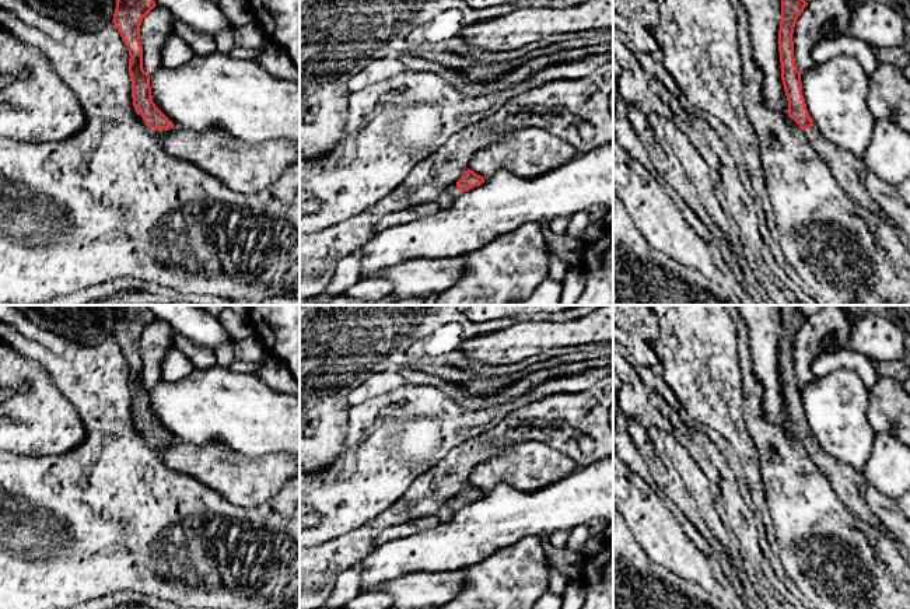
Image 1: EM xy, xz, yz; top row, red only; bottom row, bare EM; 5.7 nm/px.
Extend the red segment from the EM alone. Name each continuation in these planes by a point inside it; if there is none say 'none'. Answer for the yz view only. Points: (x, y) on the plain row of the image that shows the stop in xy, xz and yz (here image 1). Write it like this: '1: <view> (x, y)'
1: yz (849, 483)

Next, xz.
1: xz (451, 506)

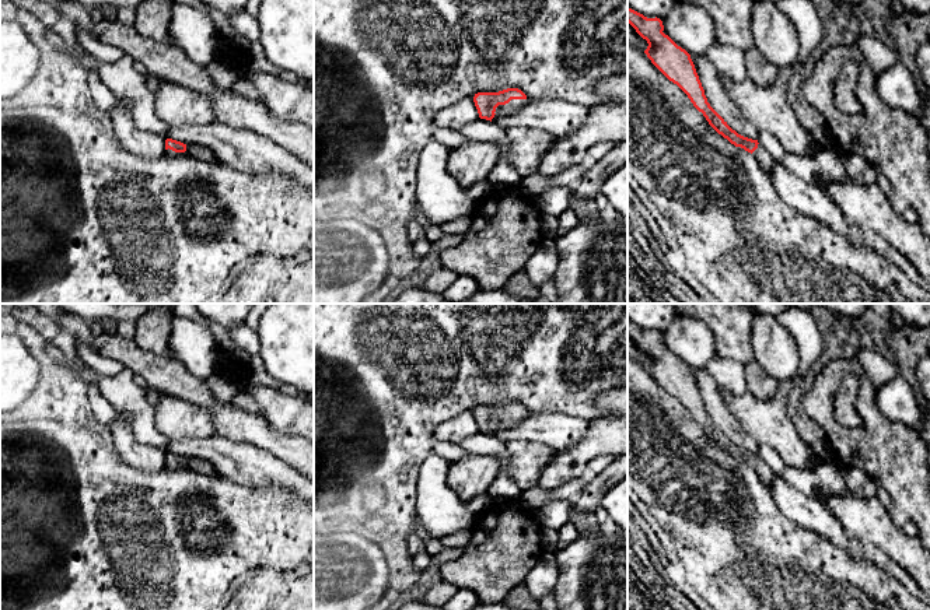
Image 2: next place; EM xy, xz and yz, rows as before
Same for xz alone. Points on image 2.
1: xz (513, 419)

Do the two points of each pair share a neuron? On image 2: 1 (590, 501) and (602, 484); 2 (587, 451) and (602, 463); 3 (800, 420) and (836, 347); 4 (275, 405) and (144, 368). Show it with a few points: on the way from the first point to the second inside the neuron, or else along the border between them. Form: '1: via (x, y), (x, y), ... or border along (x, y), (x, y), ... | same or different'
1: via (590, 497), (598, 488) | same
2: border along (612, 455), (593, 458), (587, 463), (584, 473) | different
3: via (796, 402), (796, 395), (806, 385), (818, 364) | same
4: border along (259, 412), (272, 427), (285, 433) | different

